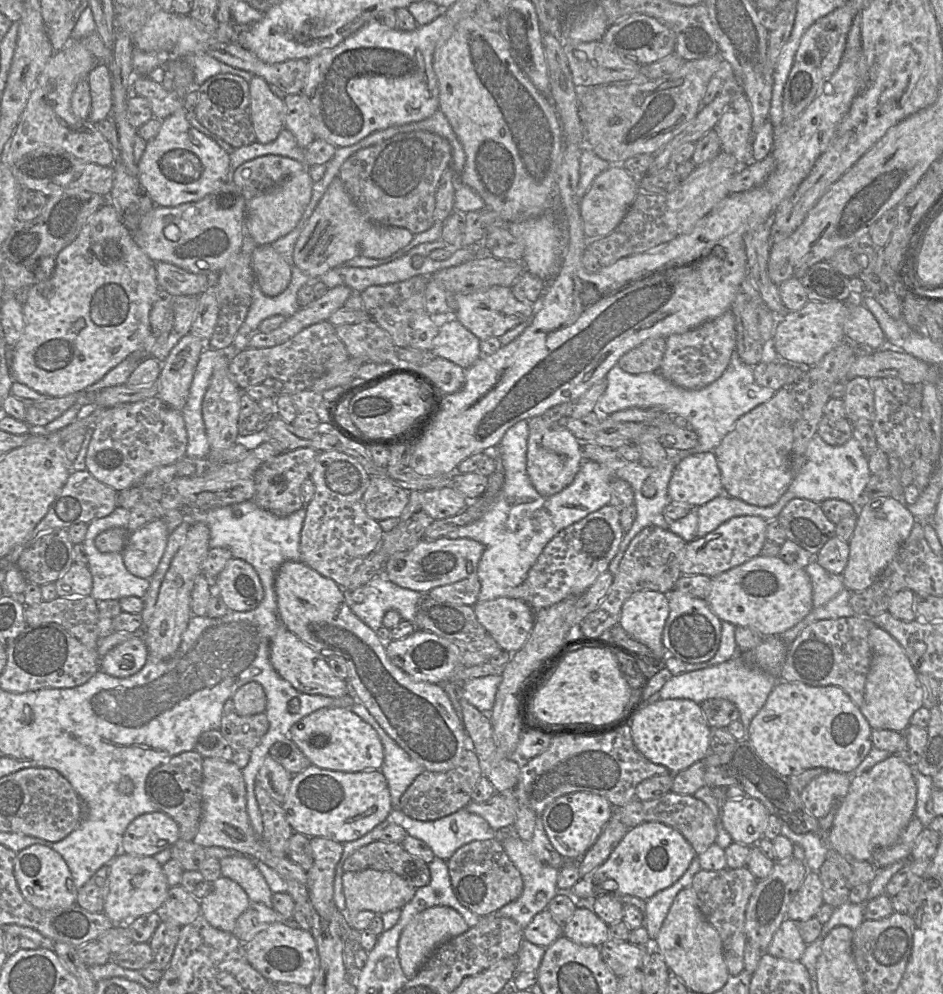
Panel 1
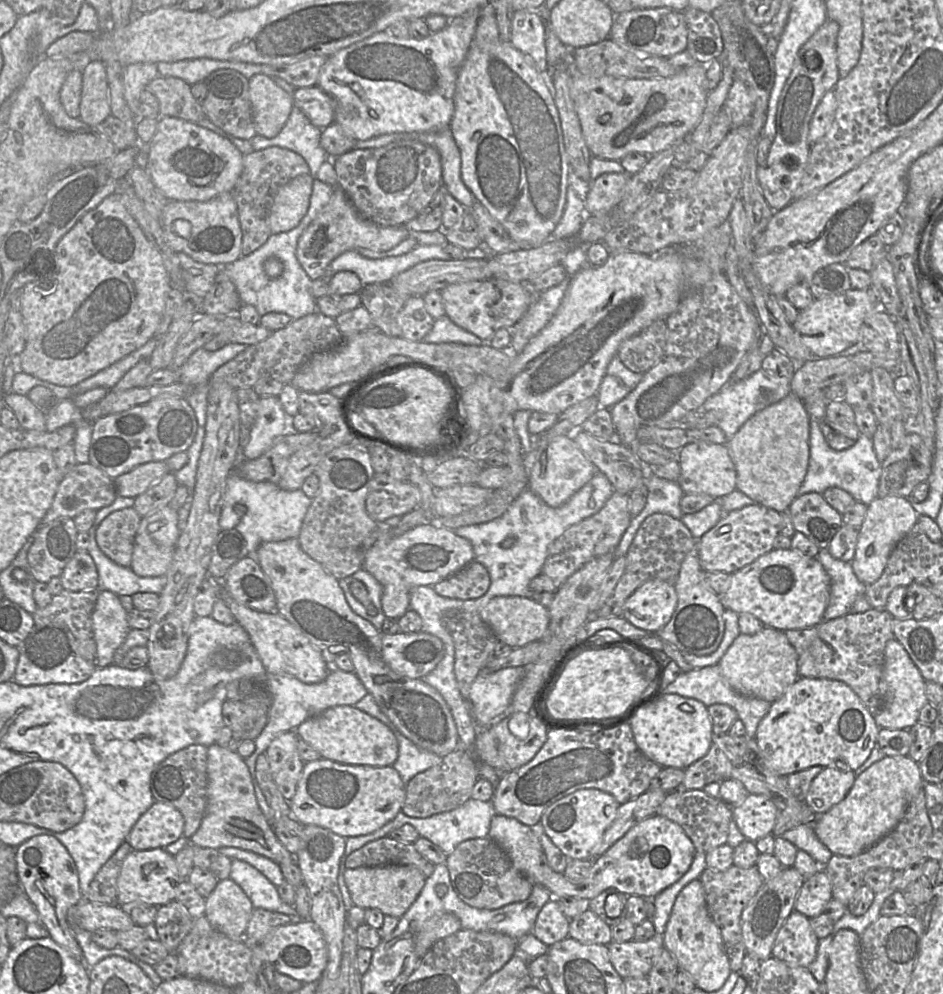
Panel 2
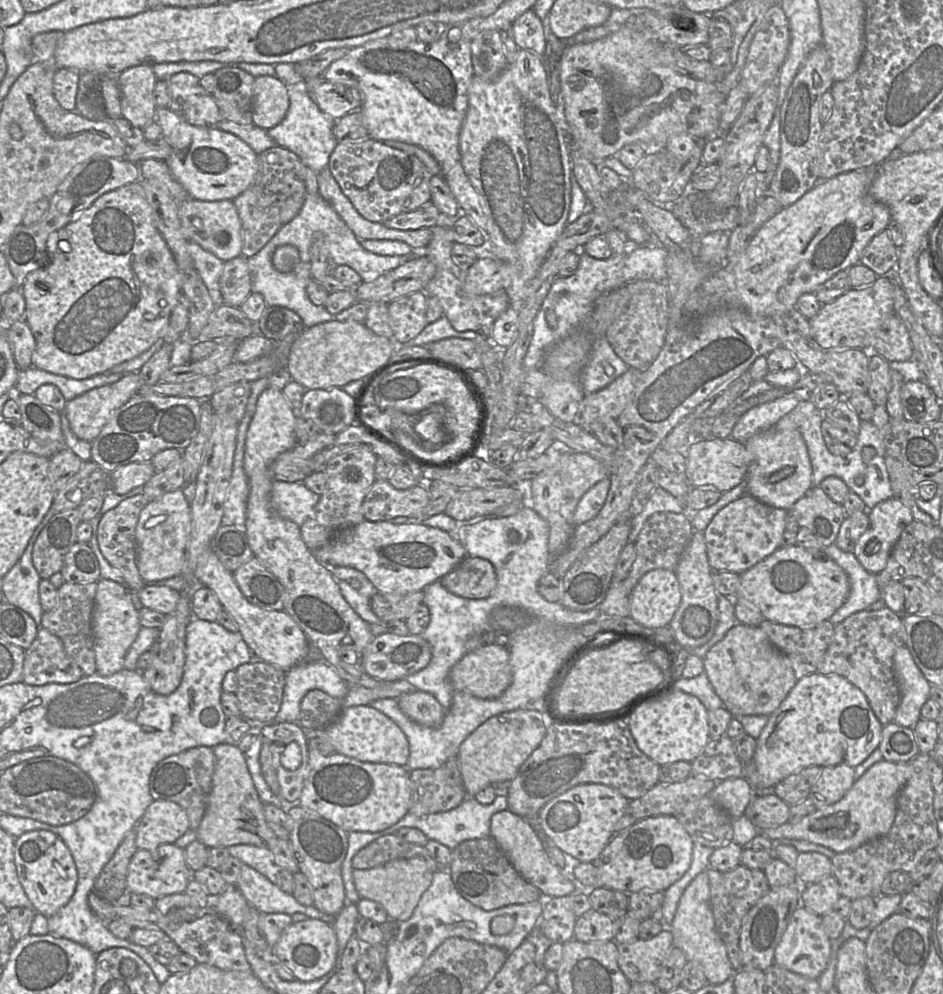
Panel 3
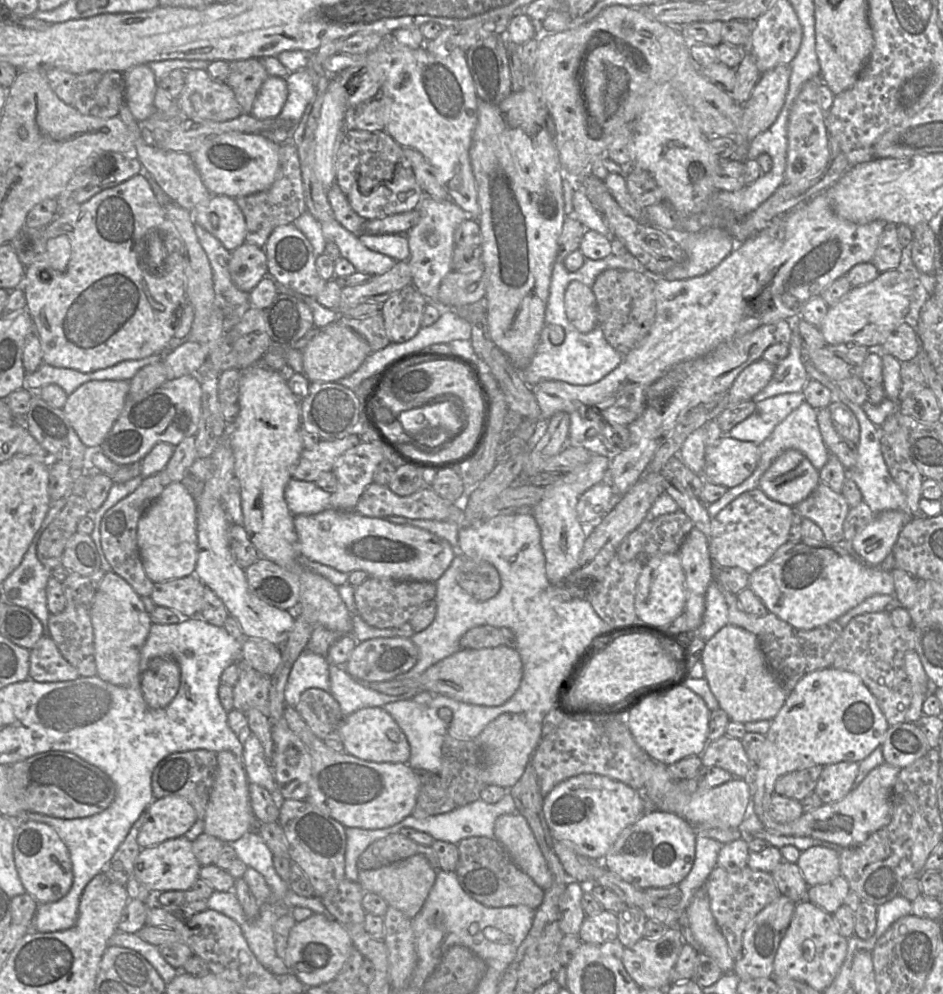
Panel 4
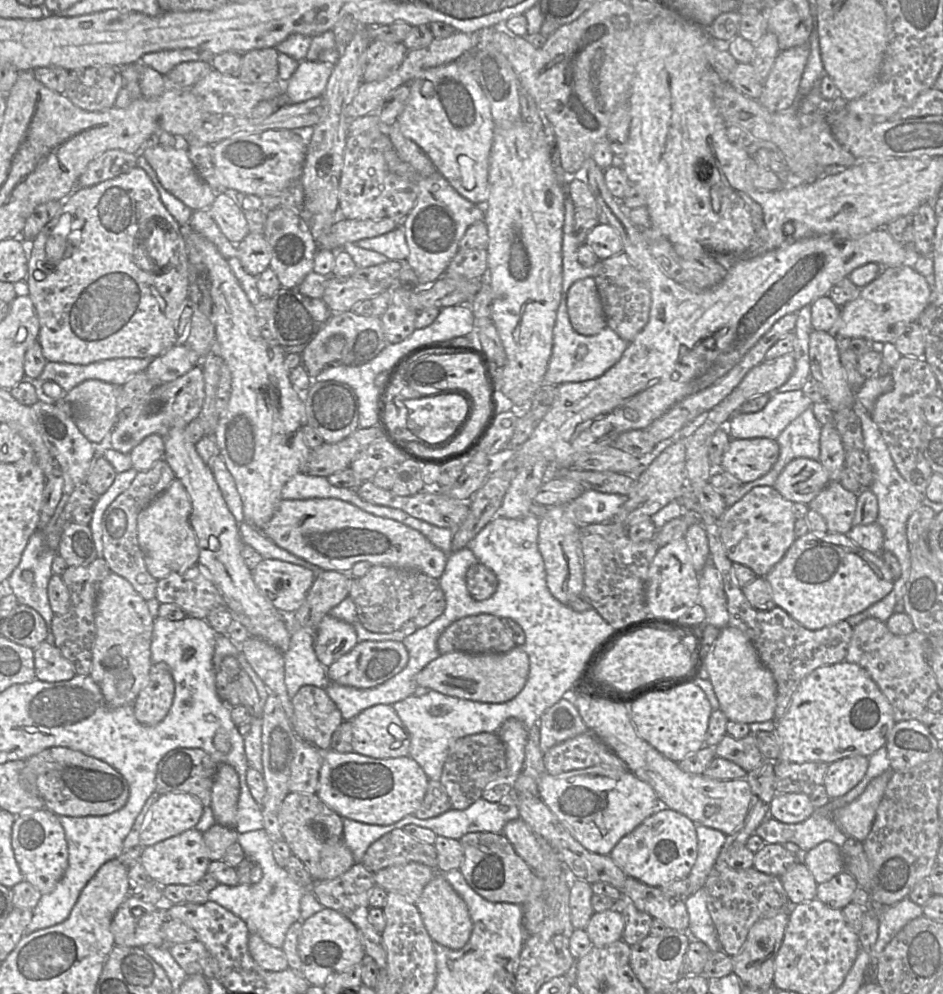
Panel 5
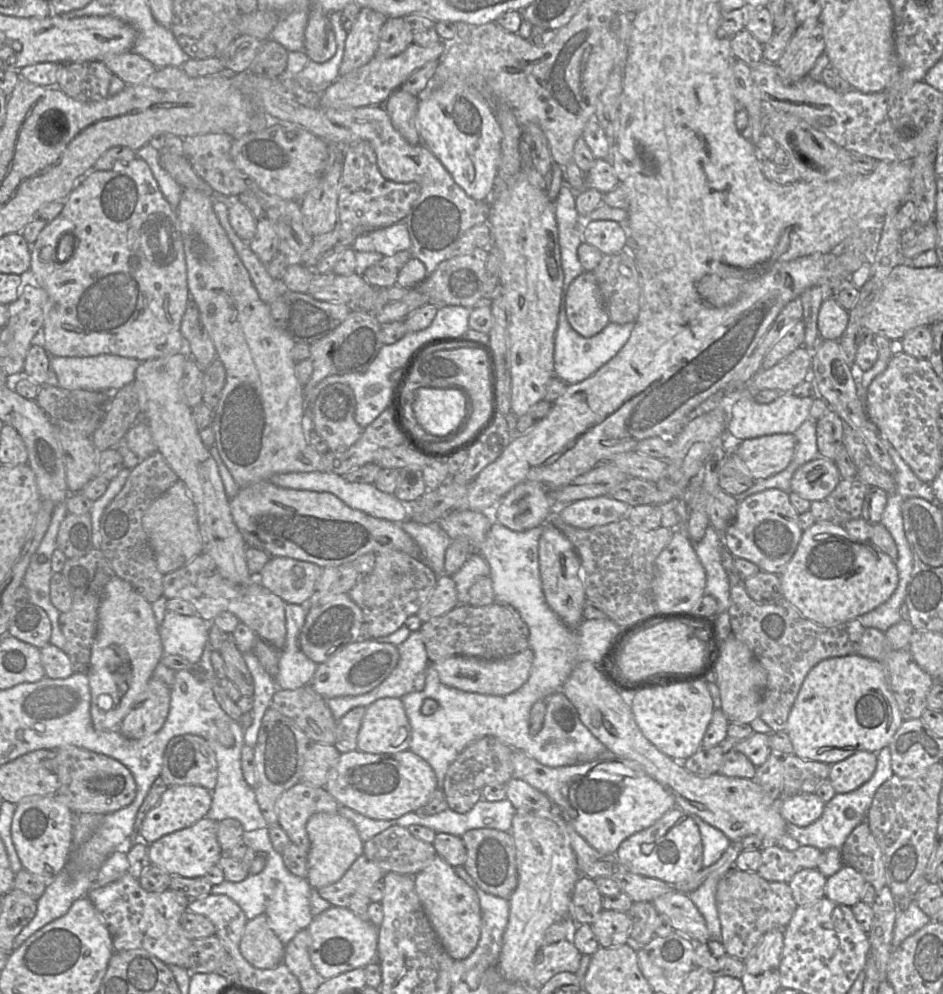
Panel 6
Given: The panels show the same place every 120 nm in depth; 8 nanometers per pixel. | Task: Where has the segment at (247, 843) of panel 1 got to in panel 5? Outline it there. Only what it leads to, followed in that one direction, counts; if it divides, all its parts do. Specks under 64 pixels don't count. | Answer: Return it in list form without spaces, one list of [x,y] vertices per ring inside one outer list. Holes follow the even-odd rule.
[[[226,763],[218,764],[210,803],[216,823],[234,828],[239,792],[239,777],[235,769]]]

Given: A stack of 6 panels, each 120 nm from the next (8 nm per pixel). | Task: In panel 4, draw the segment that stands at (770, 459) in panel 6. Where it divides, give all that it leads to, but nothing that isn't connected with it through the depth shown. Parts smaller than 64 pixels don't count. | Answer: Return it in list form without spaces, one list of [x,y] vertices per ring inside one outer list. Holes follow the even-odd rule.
[[[723,435],[712,446],[706,447],[701,476],[706,482],[731,489],[751,476],[758,461],[759,445]]]

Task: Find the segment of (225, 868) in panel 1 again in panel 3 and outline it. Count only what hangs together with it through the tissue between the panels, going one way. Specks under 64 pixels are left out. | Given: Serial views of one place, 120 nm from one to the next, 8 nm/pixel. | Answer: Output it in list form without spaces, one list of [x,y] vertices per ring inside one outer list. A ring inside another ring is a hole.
[[[244,863],[236,886],[248,903],[261,913],[302,913],[309,918],[334,924],[335,916],[319,911],[314,905],[300,904],[292,894],[284,892],[266,876]]]

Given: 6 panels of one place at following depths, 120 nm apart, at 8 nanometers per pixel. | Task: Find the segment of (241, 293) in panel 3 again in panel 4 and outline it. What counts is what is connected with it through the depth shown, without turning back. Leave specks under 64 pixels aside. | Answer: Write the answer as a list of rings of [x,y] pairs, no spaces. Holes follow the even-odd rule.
[[[245,242],[232,251],[229,272],[237,288],[250,293],[265,276],[268,276],[264,247]]]

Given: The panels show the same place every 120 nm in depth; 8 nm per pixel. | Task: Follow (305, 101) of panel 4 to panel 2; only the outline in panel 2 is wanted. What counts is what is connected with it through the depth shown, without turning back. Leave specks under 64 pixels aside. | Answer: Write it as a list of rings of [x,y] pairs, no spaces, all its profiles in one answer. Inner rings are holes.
[[[294,106],[277,136],[266,138],[256,135],[250,141],[254,151],[277,146],[300,154],[309,166],[309,174],[315,179],[322,163],[331,159],[320,144],[322,130],[314,126],[307,116]]]

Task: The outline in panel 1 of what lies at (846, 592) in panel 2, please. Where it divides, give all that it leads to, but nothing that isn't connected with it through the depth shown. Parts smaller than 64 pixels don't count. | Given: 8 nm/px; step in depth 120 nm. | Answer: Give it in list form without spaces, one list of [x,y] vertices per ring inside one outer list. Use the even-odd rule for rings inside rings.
[[[812,560],[805,568],[812,583],[813,607],[820,607],[829,602],[841,590],[846,589],[841,575],[831,574]]]

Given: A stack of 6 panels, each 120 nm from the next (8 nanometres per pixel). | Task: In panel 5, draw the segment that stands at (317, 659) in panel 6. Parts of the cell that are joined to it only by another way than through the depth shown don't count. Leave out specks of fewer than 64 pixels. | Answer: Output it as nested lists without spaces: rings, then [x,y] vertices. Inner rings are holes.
[[[327,614],[315,629],[314,650],[326,668],[349,652],[357,643],[354,625]]]

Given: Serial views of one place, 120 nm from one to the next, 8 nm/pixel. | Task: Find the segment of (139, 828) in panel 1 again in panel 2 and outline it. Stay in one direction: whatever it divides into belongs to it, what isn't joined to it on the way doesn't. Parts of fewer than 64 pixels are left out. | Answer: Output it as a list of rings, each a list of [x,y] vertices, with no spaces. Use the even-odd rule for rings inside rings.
[[[154,802],[129,832],[126,842],[132,850],[165,848],[183,837],[184,817],[175,807]]]

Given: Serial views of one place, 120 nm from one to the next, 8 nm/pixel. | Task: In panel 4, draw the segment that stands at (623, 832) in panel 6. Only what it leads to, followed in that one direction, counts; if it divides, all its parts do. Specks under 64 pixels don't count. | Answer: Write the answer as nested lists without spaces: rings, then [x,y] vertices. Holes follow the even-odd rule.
[[[584,773],[557,784],[543,799],[543,813],[554,840],[570,844],[582,856],[602,860],[619,835],[644,813],[644,796],[620,781]]]

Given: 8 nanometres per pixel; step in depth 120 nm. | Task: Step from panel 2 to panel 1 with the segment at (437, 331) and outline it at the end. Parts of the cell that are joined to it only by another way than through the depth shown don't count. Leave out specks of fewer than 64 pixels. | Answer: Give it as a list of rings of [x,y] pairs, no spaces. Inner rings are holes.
[[[451,319],[439,327],[430,354],[467,369],[483,355],[480,342],[460,321]]]

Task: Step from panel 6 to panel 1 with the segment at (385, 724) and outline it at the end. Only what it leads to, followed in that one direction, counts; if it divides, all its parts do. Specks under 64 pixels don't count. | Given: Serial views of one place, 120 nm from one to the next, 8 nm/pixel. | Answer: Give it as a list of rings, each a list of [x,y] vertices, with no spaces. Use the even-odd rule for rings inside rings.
[[[321,708],[296,722],[289,737],[312,765],[322,769],[342,772],[380,770],[384,762],[384,748],[378,733],[350,708]]]

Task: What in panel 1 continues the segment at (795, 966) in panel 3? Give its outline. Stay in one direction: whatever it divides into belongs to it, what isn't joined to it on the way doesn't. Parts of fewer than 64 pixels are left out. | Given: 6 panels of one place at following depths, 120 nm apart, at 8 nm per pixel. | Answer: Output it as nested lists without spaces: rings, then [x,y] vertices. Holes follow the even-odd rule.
[[[786,918],[774,933],[766,952],[777,958],[800,961],[806,946],[797,923]]]

